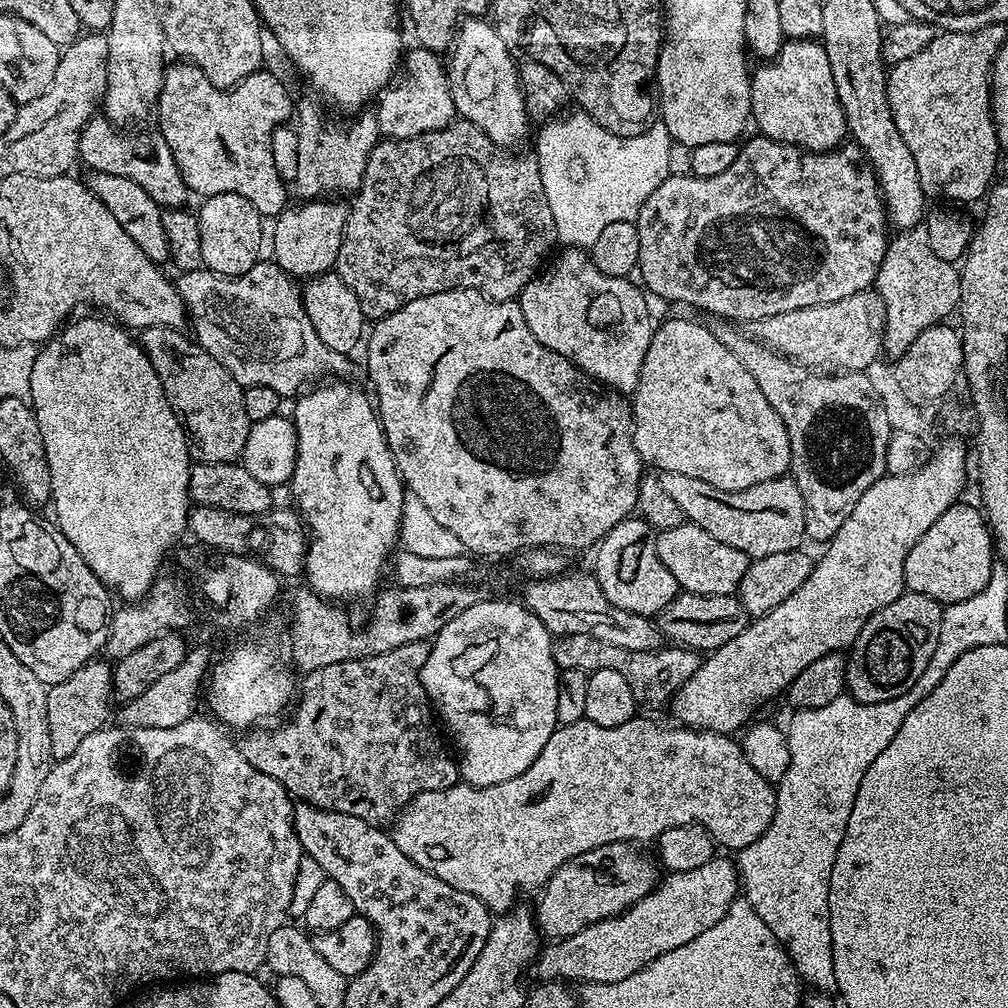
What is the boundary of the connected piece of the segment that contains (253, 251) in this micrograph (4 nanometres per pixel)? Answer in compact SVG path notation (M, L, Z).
M223 192L207 197L198 208L196 221L200 231L203 267L210 272L223 276L246 274L261 259L260 256L260 223L262 217L242 194Z

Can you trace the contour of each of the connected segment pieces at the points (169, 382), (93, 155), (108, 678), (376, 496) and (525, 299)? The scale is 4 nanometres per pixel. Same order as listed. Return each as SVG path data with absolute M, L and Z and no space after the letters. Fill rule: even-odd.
M146 328L139 333L138 343L144 349L146 358L150 358L150 366L154 366L170 406L180 417L180 424L188 437L191 459L199 463L230 463L241 455L241 445L249 430L242 403L244 389L232 377L230 370L218 362L218 358L196 343L191 335L183 336L182 333L175 328Z
M93 118L80 135L79 159L84 159L89 164L89 169L106 174L118 174L122 178L130 178L130 182L138 182L138 186L142 186L142 190L146 190L146 194L150 194L150 198L154 198L154 202L162 210L185 207L189 203L187 200L188 196L190 197L190 189L178 170L178 162L174 162L174 154L170 154L170 146L166 146L166 138L159 130L140 131L144 130L118 130L117 125L107 118Z
M95 660L76 670L65 682L56 683L47 692L47 721L50 729L53 759L64 760L74 754L82 740L105 725L112 691L113 667L104 660Z
M328 382L323 386L316 386L311 390L305 391L295 401L295 403L297 402L296 409L290 412L292 420L295 421L297 432L297 460L290 481L290 489L292 488L293 494L296 495L297 505L295 504L295 507L298 509L299 515L306 521L306 528L311 536L304 557L304 572L306 573L306 577L308 576L309 581L307 580L307 583L310 585L312 591L319 592L321 597L324 598L360 596L363 592L373 591L372 593L375 593L377 591L376 583L380 580L380 570L383 564L385 567L386 557L393 551L392 543L396 544L398 540L400 515L402 514L402 506L404 505L404 497L406 495L406 485L401 480L399 472L396 471L396 459L393 458L388 440L384 437L384 428L380 424L380 417L377 409L374 407L373 401L366 393L359 392L358 389L351 388L350 385L344 383L348 382Z
M568 248L561 254L552 273L548 273L548 270L541 271L520 291L518 303L538 342L562 354L577 368L609 388L632 394L640 381L640 371L646 350L650 350L650 338L654 331L654 319L648 313L648 304L644 301L645 293L639 287L636 289L632 282L623 276L602 274L602 270L592 264L587 251Z

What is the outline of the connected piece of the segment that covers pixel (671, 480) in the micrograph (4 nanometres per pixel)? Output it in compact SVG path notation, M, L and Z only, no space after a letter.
M660 472L659 478L662 489L678 502L687 523L696 524L706 534L714 534L718 542L742 550L752 560L794 552L803 545L800 543L805 543L804 499L791 475L758 482L737 492L718 490L706 482L698 482L698 478L686 478L686 474Z

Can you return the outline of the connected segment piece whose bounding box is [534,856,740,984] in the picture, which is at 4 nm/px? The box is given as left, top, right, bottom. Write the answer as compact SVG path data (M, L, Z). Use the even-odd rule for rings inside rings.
M722 856L712 857L710 862L698 866L697 869L671 873L667 878L668 880L663 879L650 895L640 899L636 904L632 904L619 916L592 923L572 936L551 943L554 945L550 947L547 945L537 957L534 968L540 976L539 979L544 982L580 980L579 983L582 984L617 984L622 979L630 977L631 974L648 967L663 953L686 945L687 942L693 941L698 934L705 933L711 926L716 926L728 913L729 907L740 892L739 869L733 859L731 861Z

